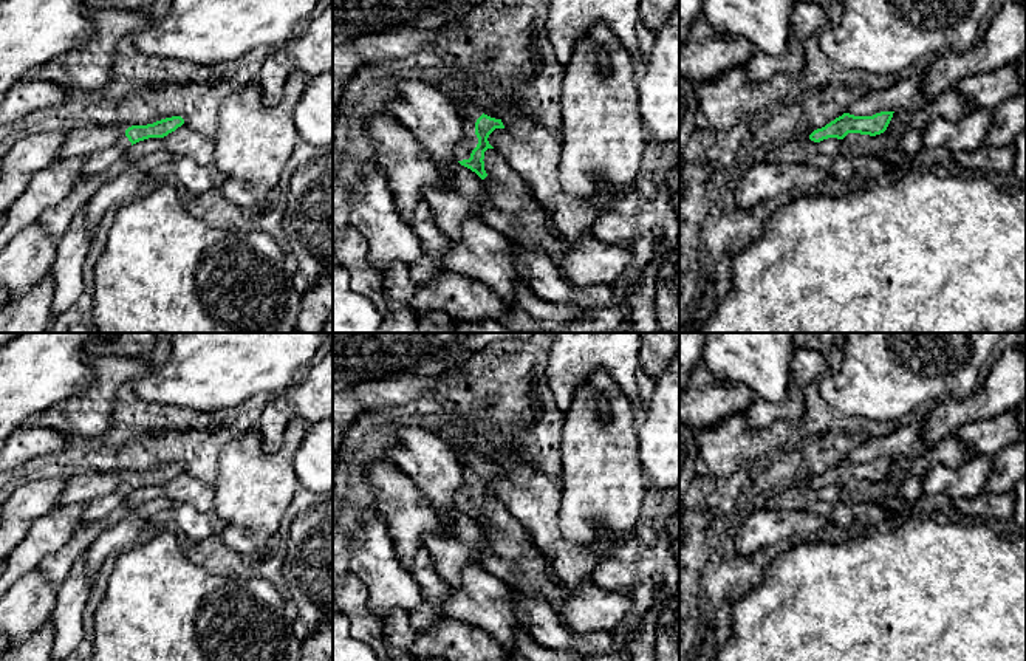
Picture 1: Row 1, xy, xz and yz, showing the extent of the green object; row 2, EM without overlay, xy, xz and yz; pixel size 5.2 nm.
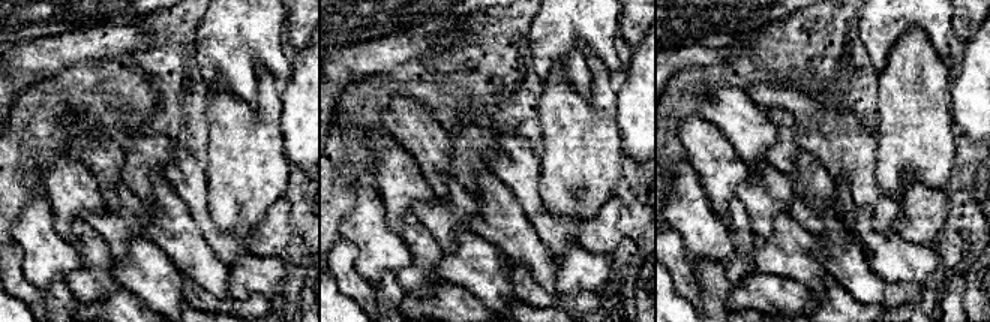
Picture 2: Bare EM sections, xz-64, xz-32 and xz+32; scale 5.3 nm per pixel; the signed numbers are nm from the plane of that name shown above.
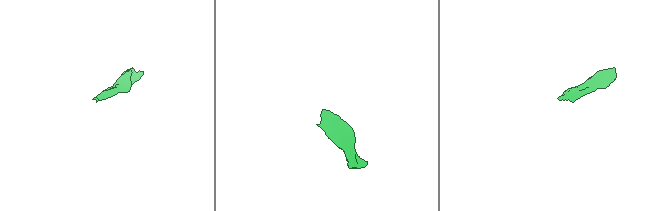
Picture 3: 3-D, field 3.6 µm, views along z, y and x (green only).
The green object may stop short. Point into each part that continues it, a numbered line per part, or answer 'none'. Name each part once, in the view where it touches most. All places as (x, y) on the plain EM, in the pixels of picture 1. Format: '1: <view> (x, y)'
1: xz (469, 460)

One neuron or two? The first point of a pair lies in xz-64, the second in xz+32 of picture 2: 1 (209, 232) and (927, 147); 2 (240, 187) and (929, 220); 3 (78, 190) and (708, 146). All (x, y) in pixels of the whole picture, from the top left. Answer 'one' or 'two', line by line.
1: two
2: two
3: one

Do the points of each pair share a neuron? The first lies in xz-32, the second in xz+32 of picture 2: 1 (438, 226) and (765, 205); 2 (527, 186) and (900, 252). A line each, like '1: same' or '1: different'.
1: same
2: different

